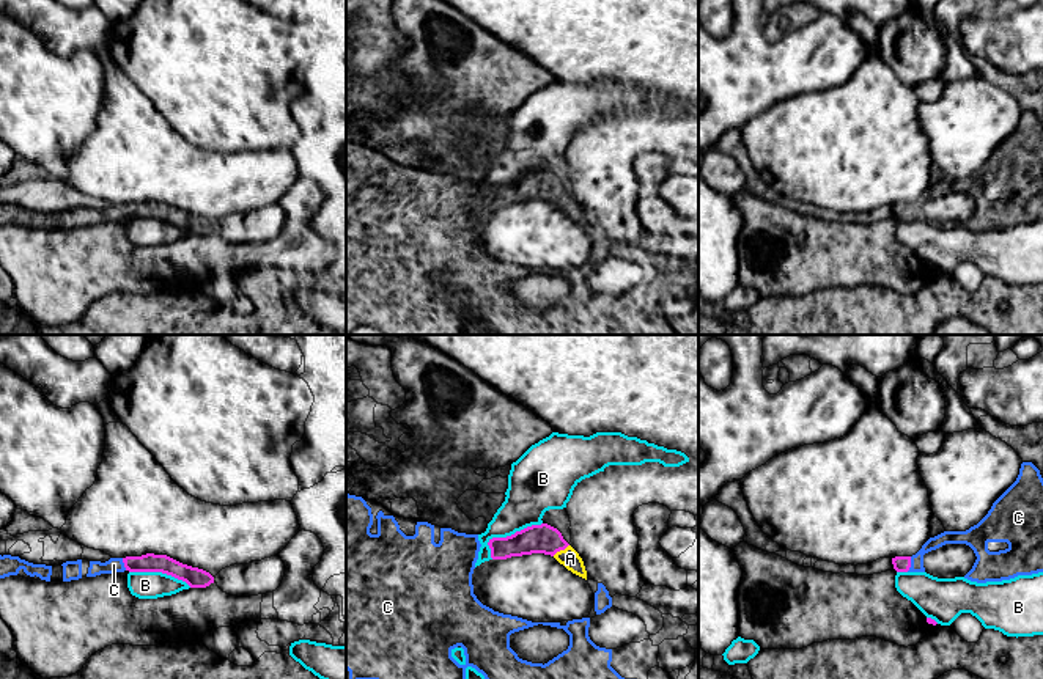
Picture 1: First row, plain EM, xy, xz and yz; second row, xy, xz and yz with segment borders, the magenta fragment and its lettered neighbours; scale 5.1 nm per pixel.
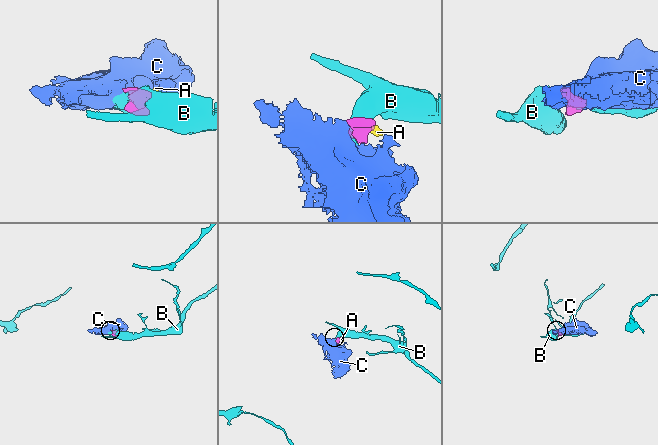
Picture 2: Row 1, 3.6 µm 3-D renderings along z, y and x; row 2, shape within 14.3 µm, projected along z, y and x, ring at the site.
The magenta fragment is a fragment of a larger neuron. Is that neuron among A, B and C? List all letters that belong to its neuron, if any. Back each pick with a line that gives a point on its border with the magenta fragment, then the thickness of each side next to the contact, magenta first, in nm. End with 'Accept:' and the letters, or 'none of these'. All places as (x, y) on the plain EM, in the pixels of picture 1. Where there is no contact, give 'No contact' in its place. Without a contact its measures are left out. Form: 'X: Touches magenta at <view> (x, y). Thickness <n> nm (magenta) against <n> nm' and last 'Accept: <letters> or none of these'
A: Touches magenta at xz (560, 197). Thickness 150 nm (magenta) against 100 nm
C: Touches magenta at yz (910, 212). Thickness 80 nm (magenta) against 70 nm
Accept: A, C

